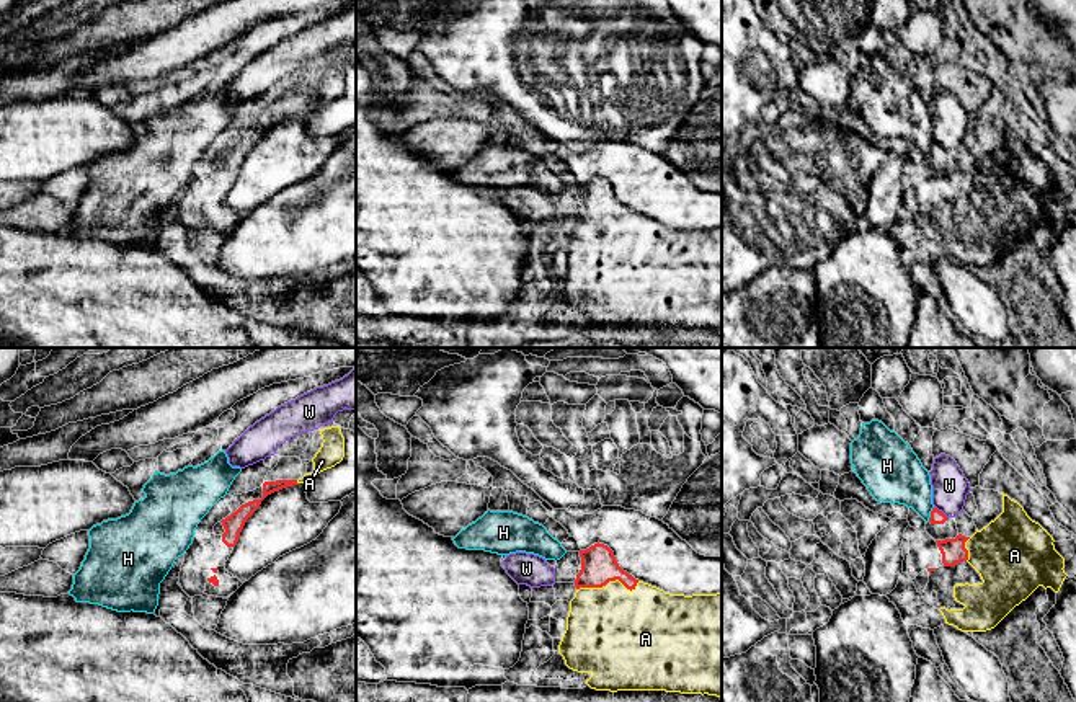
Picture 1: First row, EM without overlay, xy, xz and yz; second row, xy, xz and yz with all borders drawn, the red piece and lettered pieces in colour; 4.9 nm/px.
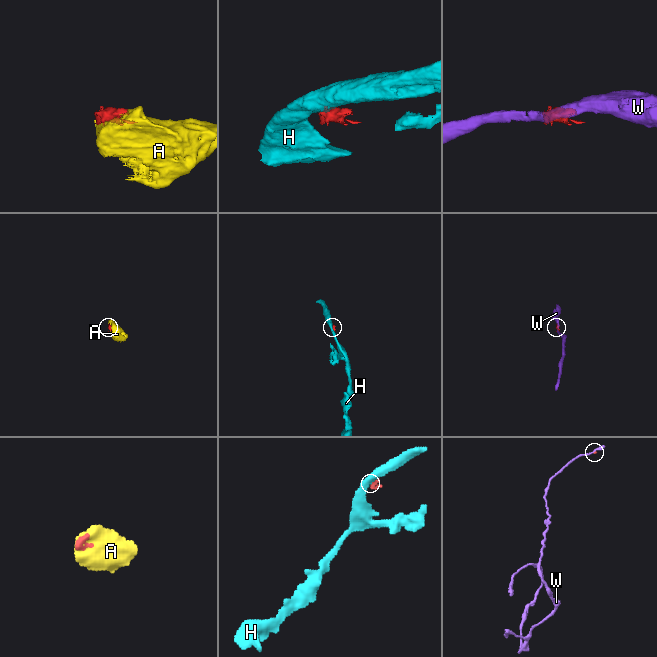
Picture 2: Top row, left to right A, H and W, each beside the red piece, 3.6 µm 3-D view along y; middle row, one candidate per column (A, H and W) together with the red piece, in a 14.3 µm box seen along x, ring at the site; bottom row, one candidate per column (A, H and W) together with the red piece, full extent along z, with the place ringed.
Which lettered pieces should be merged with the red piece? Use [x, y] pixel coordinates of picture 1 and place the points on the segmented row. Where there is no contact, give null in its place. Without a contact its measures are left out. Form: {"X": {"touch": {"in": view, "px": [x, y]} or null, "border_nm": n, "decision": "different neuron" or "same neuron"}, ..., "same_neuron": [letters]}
{"A": {"touch": {"in": "xz", "px": [608, 582]}, "border_nm": 320, "decision": "same neuron"}, "H": {"touch": {"in": "yz", "px": [931, 515]}, "border_nm": 80, "decision": "different neuron"}, "W": {"touch": {"in": "yz", "px": [941, 511]}, "border_nm": 90, "decision": "different neuron"}, "same_neuron": ["A"]}

